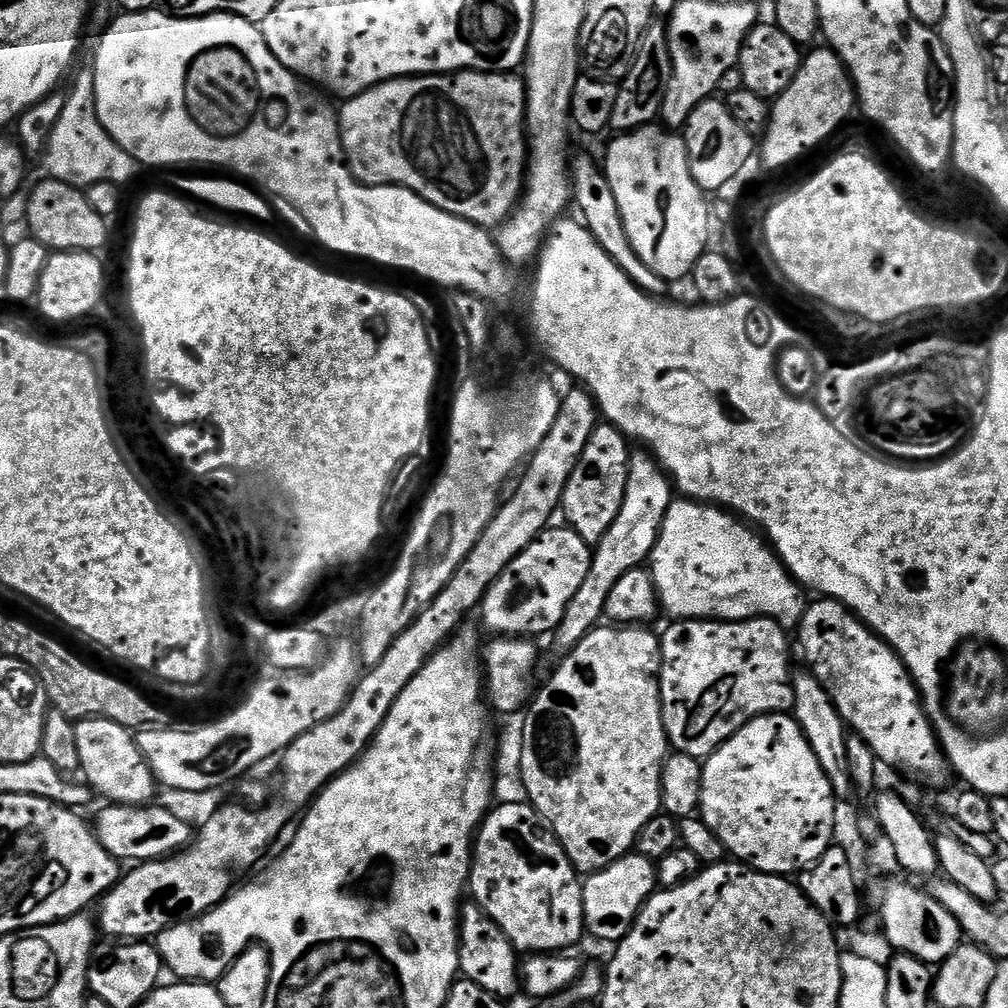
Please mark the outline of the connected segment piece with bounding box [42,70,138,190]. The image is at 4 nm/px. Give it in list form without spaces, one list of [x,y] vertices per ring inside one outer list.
[[[86,70],[76,80],[72,92],[66,95],[66,106],[62,106],[62,115],[54,126],[54,134],[50,134],[48,145],[42,155],[44,161],[43,175],[50,180],[69,184],[72,188],[86,190],[91,184],[110,182],[127,186],[136,176],[138,165],[136,159],[102,126],[98,118],[96,91],[92,81],[92,72]]]

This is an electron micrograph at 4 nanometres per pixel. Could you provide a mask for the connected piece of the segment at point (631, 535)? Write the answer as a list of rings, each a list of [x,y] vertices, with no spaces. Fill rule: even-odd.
[[[644,450],[636,451],[631,453],[628,461],[628,481],[622,510],[618,510],[614,526],[610,526],[600,543],[595,545],[586,582],[582,582],[582,586],[578,586],[578,594],[570,598],[570,606],[566,606],[562,622],[554,633],[561,653],[571,652],[574,646],[578,646],[578,642],[582,642],[582,638],[586,638],[586,634],[590,634],[605,619],[611,590],[624,574],[641,567],[651,557],[660,527],[666,518],[666,510],[672,505],[674,485],[667,472],[660,467],[655,456]]]

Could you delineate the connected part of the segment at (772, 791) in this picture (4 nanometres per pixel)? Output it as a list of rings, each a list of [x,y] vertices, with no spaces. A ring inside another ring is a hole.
[[[771,712],[769,716],[755,716],[746,726],[742,726],[726,743],[713,752],[711,756],[703,761],[704,773],[702,774],[702,798],[700,799],[699,815],[718,834],[718,838],[724,844],[725,853],[732,852],[737,861],[743,862],[750,868],[755,868],[758,872],[765,872],[771,876],[787,876],[799,874],[806,868],[812,867],[826,854],[826,850],[833,847],[832,835],[836,832],[836,803],[838,797],[836,791],[830,786],[822,766],[818,766],[818,758],[814,758],[814,750],[810,750],[810,742],[806,742],[806,734],[800,728],[795,715],[783,712]]]

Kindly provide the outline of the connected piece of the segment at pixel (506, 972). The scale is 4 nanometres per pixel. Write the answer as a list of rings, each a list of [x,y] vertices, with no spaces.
[[[468,902],[460,909],[460,951],[462,953],[462,972],[467,979],[473,980],[482,990],[499,996],[508,1002],[522,988],[522,960],[515,946],[506,938],[502,926],[482,910],[475,902]]]

